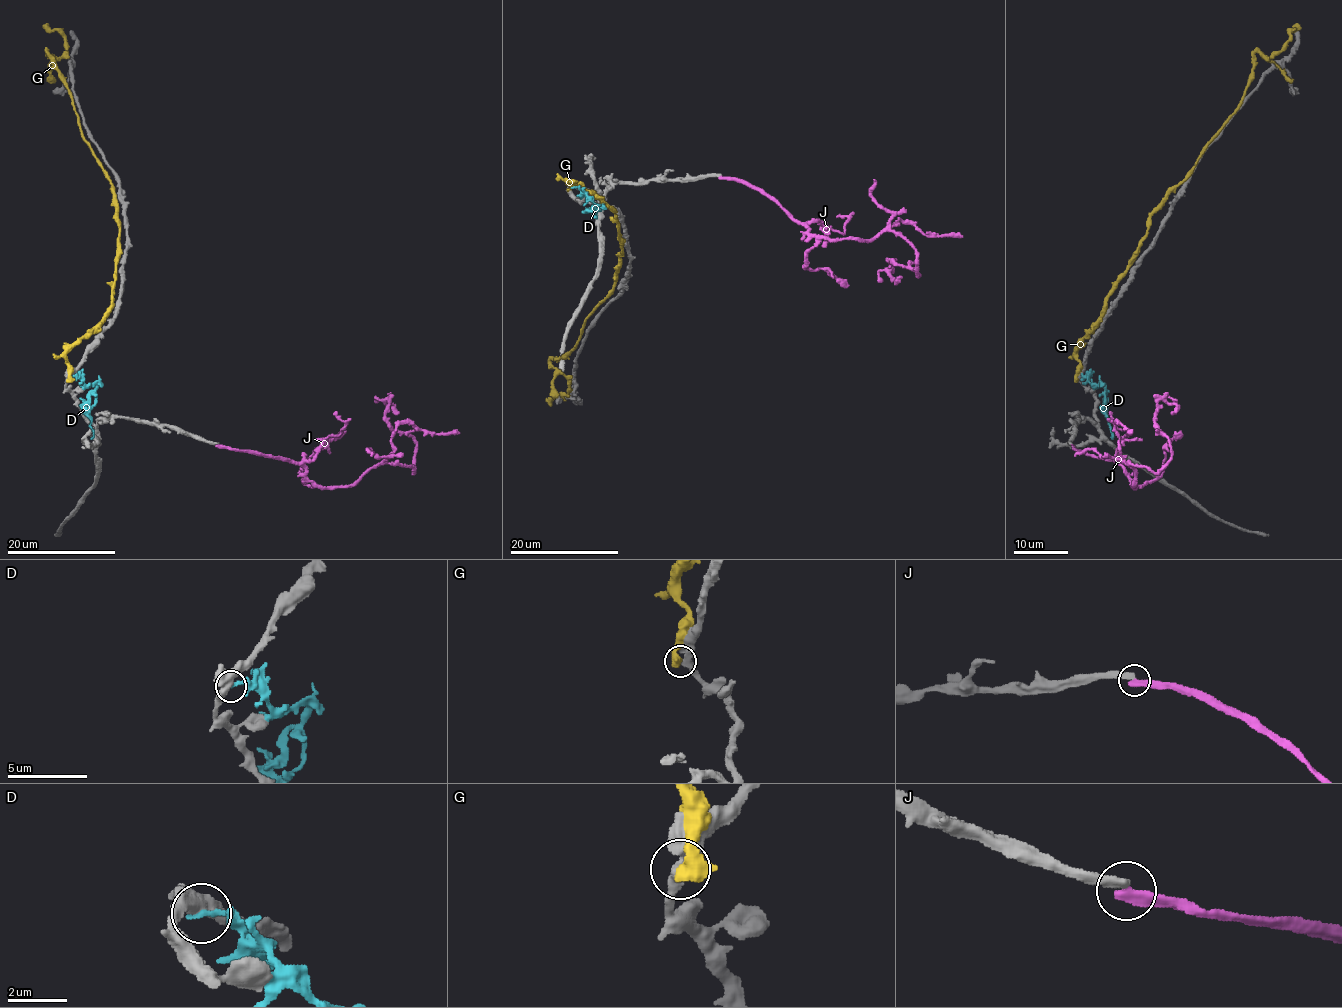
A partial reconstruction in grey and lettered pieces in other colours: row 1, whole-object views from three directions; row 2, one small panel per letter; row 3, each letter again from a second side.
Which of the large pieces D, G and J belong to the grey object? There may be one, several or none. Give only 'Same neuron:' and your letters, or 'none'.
Same neuron: none

